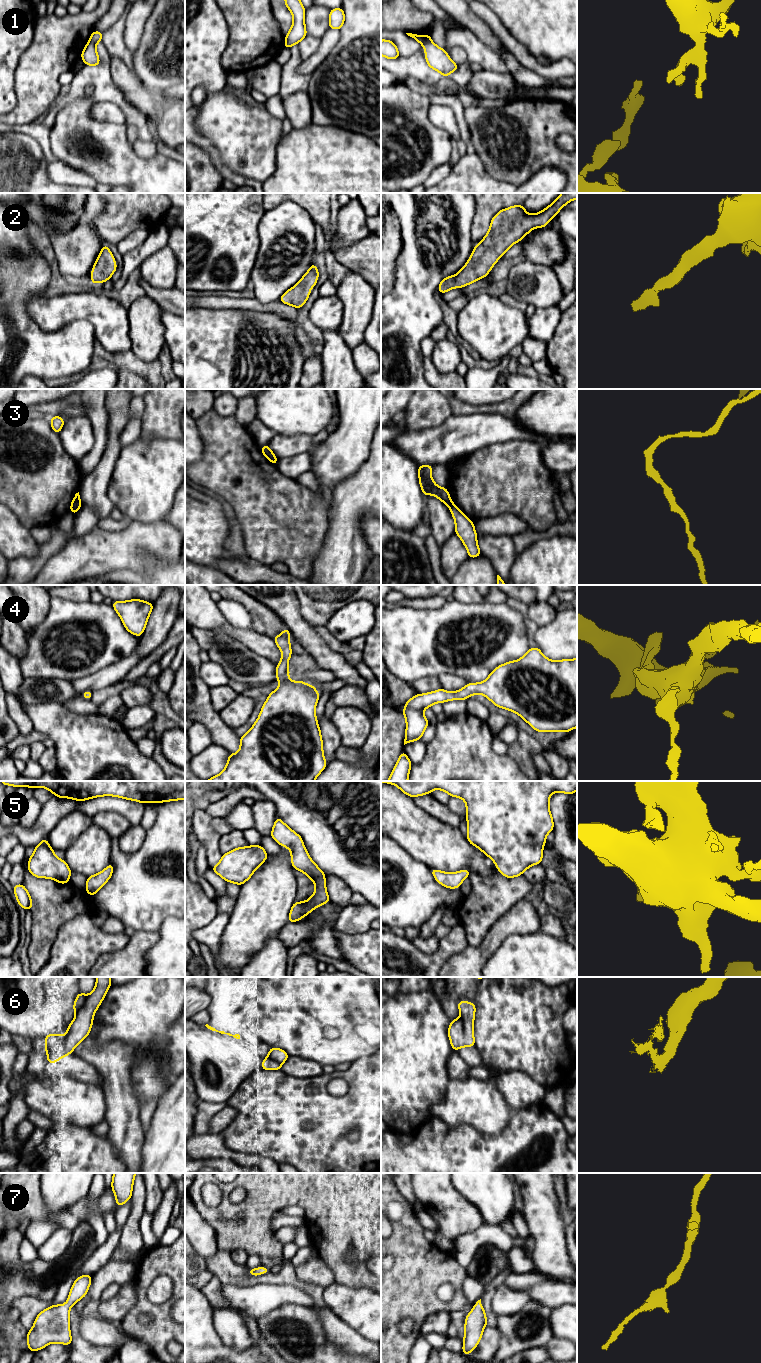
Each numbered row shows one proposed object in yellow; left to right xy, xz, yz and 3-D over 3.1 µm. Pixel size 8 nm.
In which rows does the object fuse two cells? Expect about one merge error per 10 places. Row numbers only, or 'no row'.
1

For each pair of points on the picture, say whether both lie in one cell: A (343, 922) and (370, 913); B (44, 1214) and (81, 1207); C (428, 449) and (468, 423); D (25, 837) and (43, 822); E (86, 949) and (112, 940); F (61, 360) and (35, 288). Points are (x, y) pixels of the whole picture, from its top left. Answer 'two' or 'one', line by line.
A: one
B: one
C: one
D: one
E: one
F: one

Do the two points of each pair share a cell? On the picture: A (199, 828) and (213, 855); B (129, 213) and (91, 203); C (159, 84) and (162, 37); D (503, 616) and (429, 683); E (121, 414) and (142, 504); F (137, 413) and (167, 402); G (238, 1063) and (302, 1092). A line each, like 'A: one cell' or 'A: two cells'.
A: one cell
B: two cells
C: one cell
D: two cells
E: two cells
F: two cells
G: two cells

